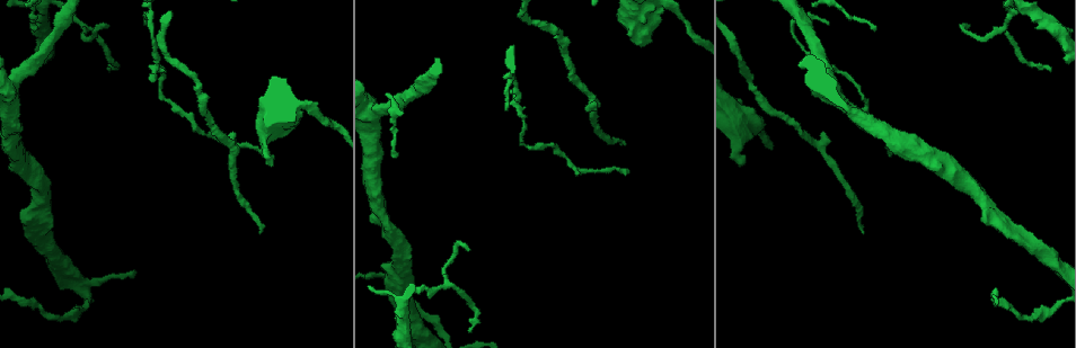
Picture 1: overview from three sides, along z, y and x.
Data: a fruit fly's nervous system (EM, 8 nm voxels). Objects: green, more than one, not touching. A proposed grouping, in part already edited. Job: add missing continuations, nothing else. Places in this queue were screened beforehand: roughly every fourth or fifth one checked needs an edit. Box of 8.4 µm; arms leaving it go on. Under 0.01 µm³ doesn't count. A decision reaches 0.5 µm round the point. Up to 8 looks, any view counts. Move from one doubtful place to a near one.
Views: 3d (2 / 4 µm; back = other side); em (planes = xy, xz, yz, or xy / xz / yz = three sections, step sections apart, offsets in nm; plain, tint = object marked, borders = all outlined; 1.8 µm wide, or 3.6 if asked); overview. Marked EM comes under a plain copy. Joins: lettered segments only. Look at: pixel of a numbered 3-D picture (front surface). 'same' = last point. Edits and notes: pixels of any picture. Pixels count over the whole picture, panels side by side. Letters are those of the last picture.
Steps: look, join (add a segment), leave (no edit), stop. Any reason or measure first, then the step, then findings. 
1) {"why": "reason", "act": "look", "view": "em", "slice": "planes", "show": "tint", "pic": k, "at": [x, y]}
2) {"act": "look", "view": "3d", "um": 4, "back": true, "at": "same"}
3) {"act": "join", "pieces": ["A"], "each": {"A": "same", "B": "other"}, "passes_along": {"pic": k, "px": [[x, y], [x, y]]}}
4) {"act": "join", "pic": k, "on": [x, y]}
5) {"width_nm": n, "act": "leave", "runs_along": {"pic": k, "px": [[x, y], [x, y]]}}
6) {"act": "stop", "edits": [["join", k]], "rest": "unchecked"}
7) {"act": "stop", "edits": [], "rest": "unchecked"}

{"why": "long arm stops here", "act": "look", "view": "3d", "um": 2, "back": true, "pic": 1, "at": [622, 145]}

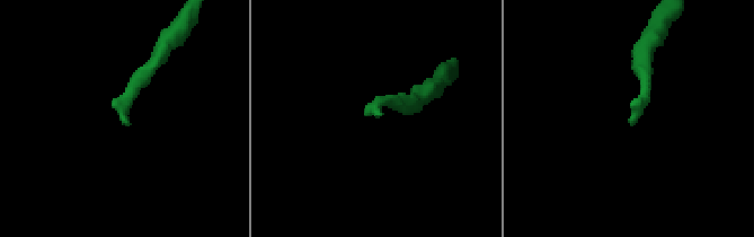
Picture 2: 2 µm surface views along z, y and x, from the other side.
{"act": "look", "view": "em", "slice": "planes", "show": "borders", "pic": 2, "at": [379, 116]}

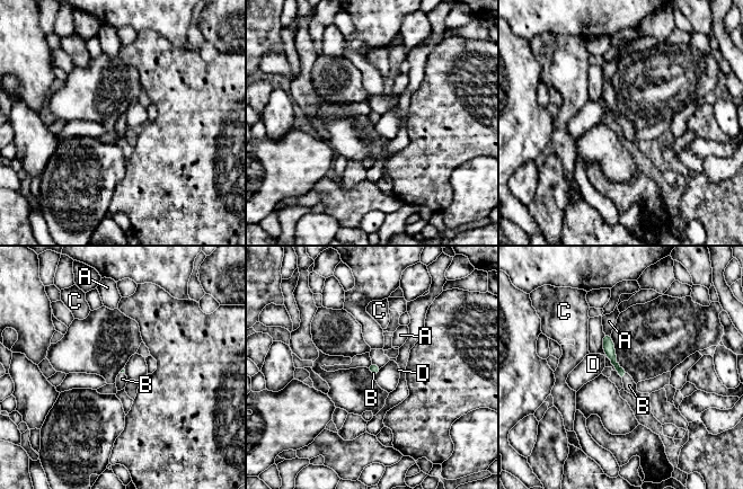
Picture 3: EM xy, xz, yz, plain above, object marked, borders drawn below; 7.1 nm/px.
{"longest_contact_nm": ["A", 60], "act": "join", "pieces": ["B"], "each": {"A": "other", "B": "same", "C": "other", "D": "other"}, "passes_along": {"pic": 3, "px": [[608, 345], [624, 374], [629, 385]]}, "found": "it goes on there"}

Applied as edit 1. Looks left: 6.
{"why": "redraw", "act": "look", "view": "overview"}

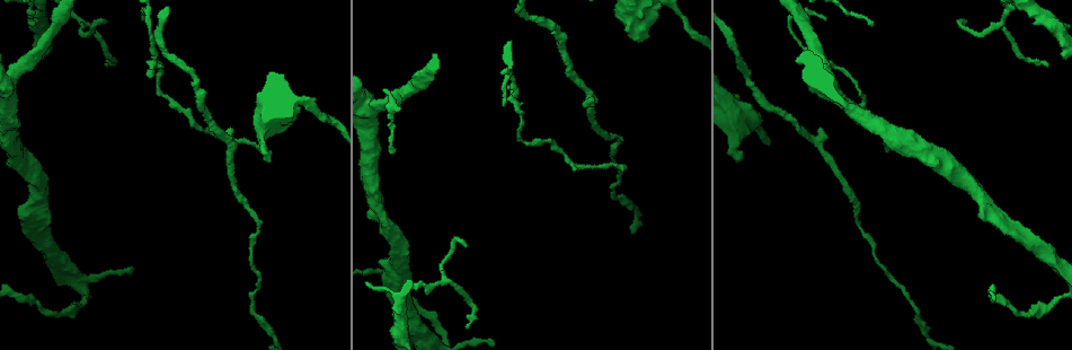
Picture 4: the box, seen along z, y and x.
{"why": "thin end", "act": "look", "view": "3d", "um": 2, "pic": 4, "at": [148, 76]}

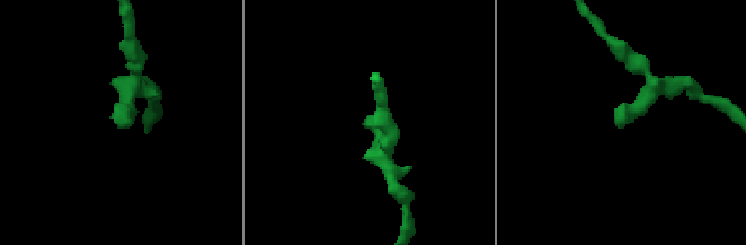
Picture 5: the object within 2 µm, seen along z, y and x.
{"why": "now the EM", "act": "look", "view": "em", "slice": "planes", "show": "borders", "pic": 5, "at": [370, 116]}

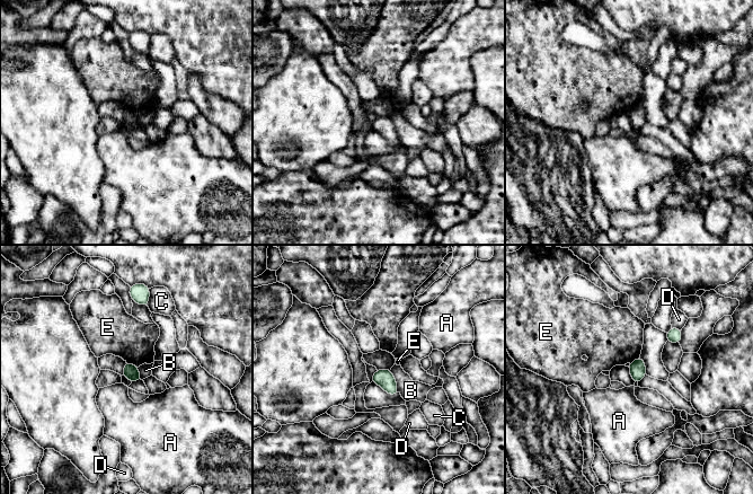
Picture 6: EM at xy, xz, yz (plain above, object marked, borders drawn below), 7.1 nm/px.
{"width_nm": 110, "act": "leave", "each": {"A": "other", "B": "other", "C": "other", "D": "other", "E": "other"}, "border": {"pic": 6, "px": [[125, 360], [138, 367]]}, "found": "no lettered segment goes on from it"}

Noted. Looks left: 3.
{"why": "branch stops here", "act": "look", "view": "em", "slice": "xy", "step": 8, "show": "tint", "pic": 4, "at": [737, 160]}

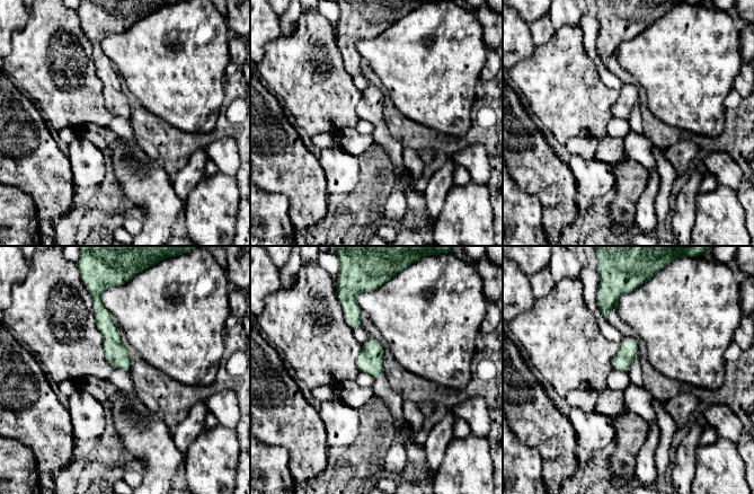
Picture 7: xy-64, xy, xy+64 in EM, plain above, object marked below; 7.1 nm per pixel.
{"act": "look", "view": "em", "slice": "planes", "show": "borders", "at": "same"}

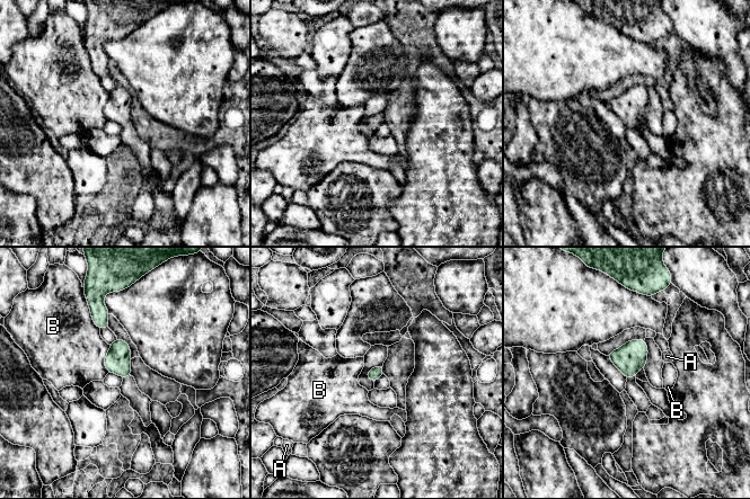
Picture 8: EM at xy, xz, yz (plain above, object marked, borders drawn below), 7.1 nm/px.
{"act": "leave", "each": {"A": "other", "B": "other"}, "border": {"pic": 8, "px": [[109, 345], [104, 359], [107, 372]]}, "found": "none of them fits"}

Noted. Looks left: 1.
{"act": "stop", "edits": [["join", 3]], "rest": "unchecked"}

